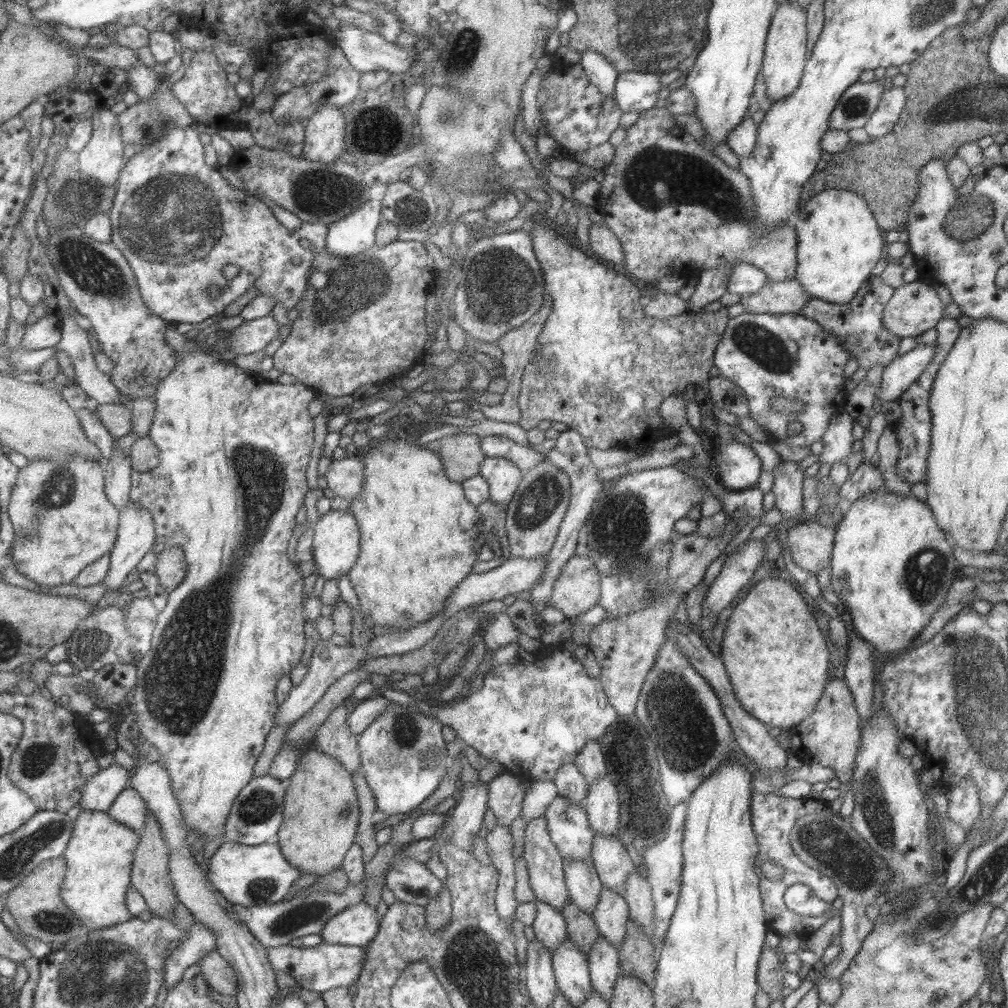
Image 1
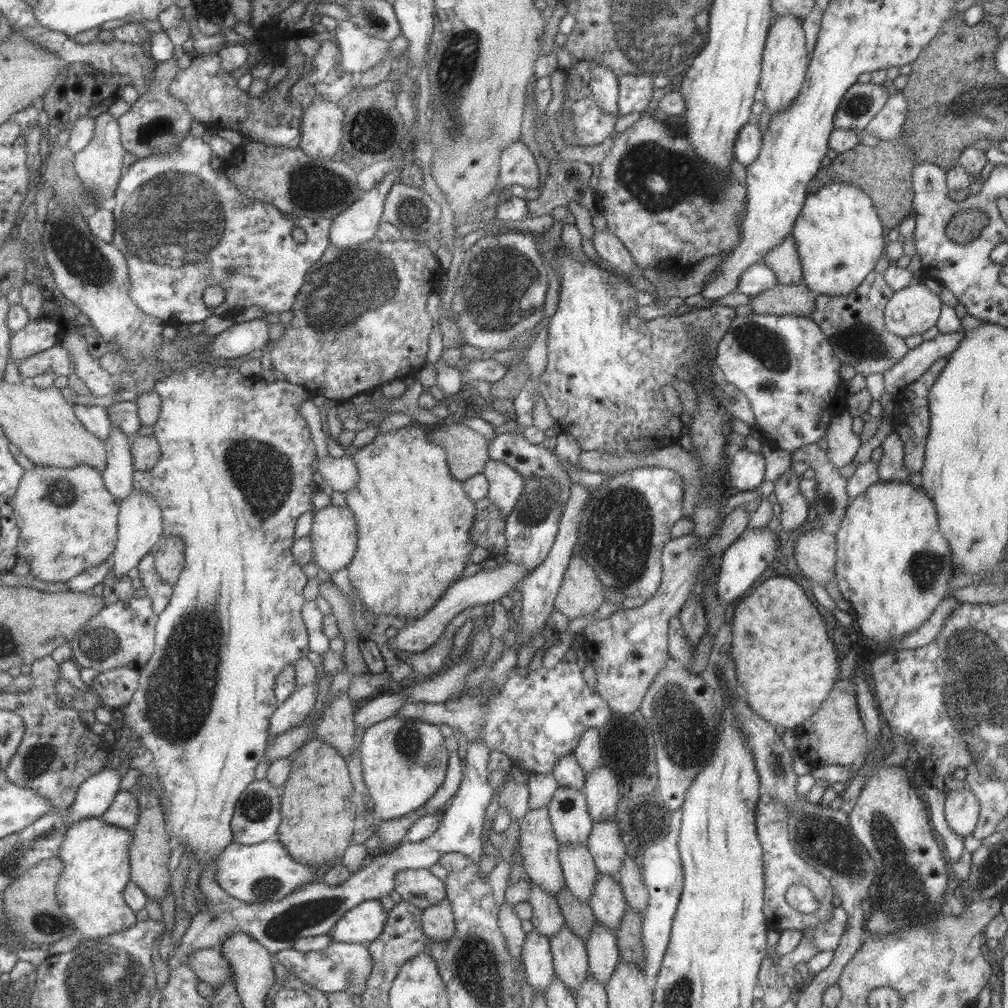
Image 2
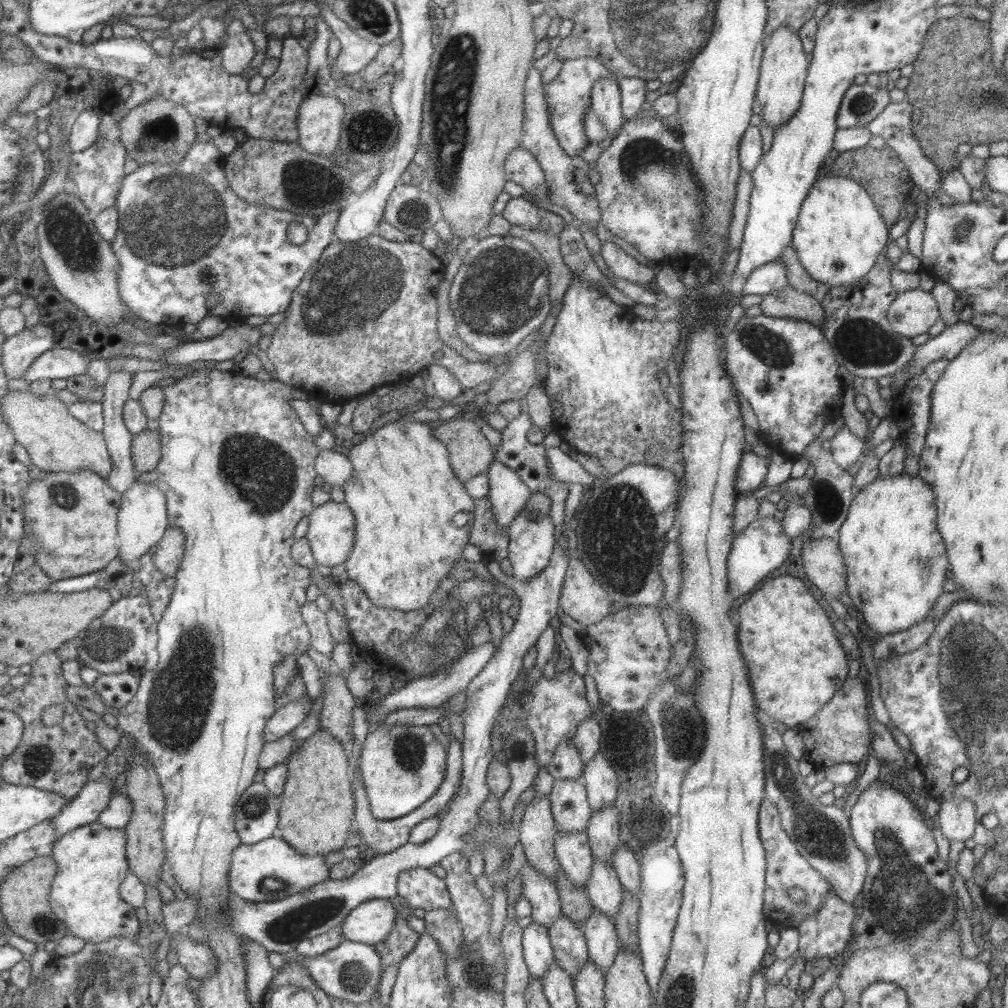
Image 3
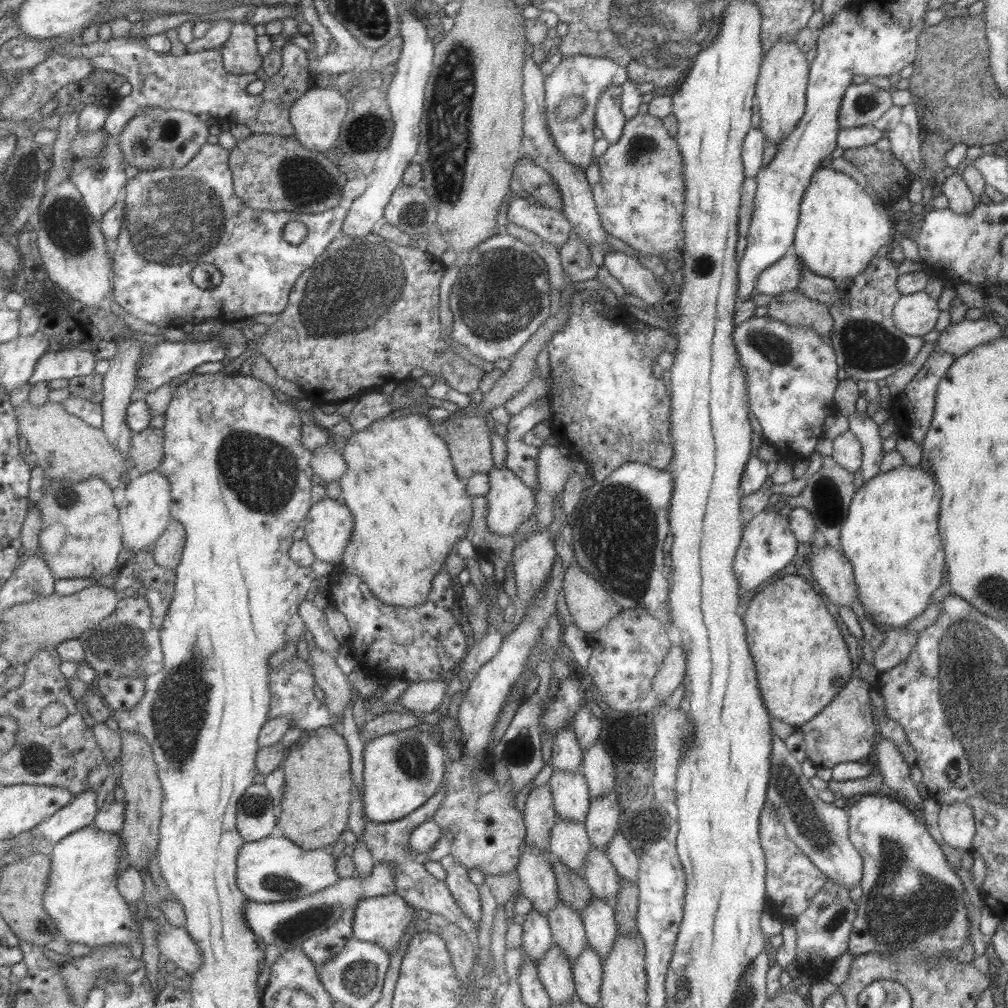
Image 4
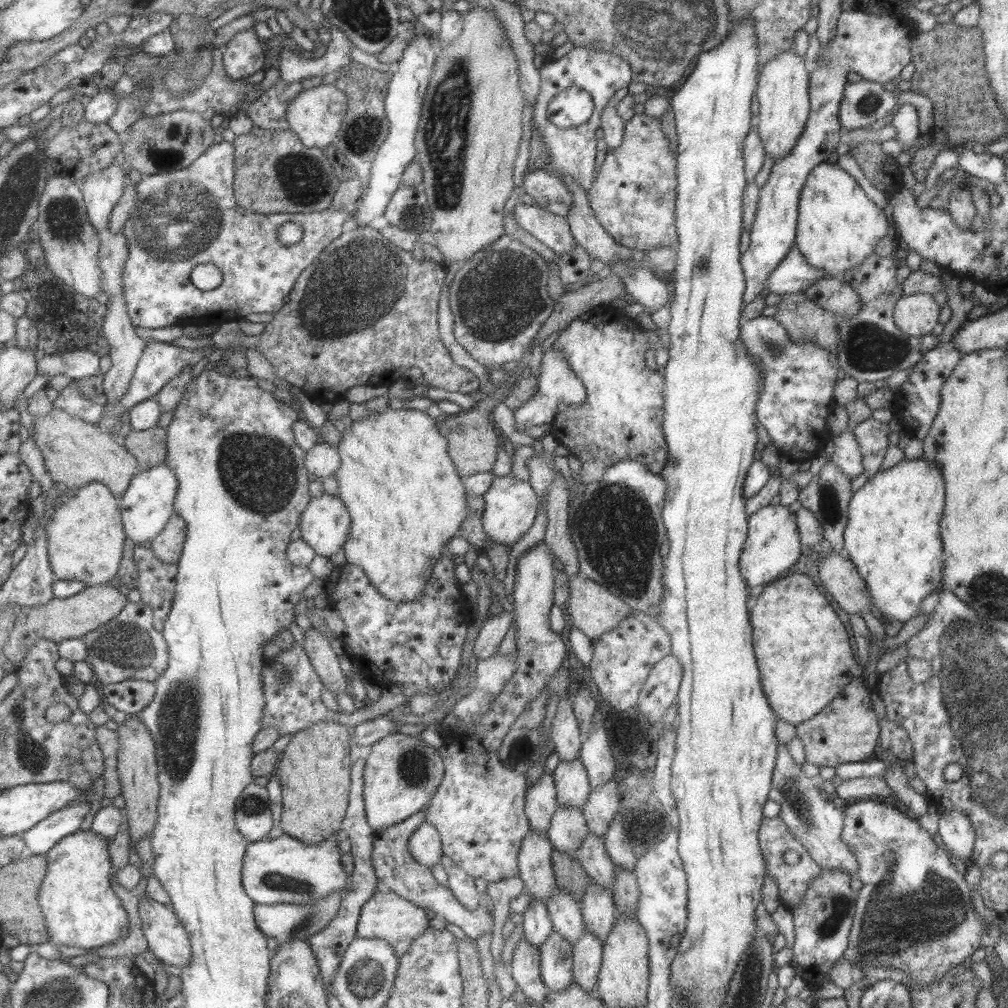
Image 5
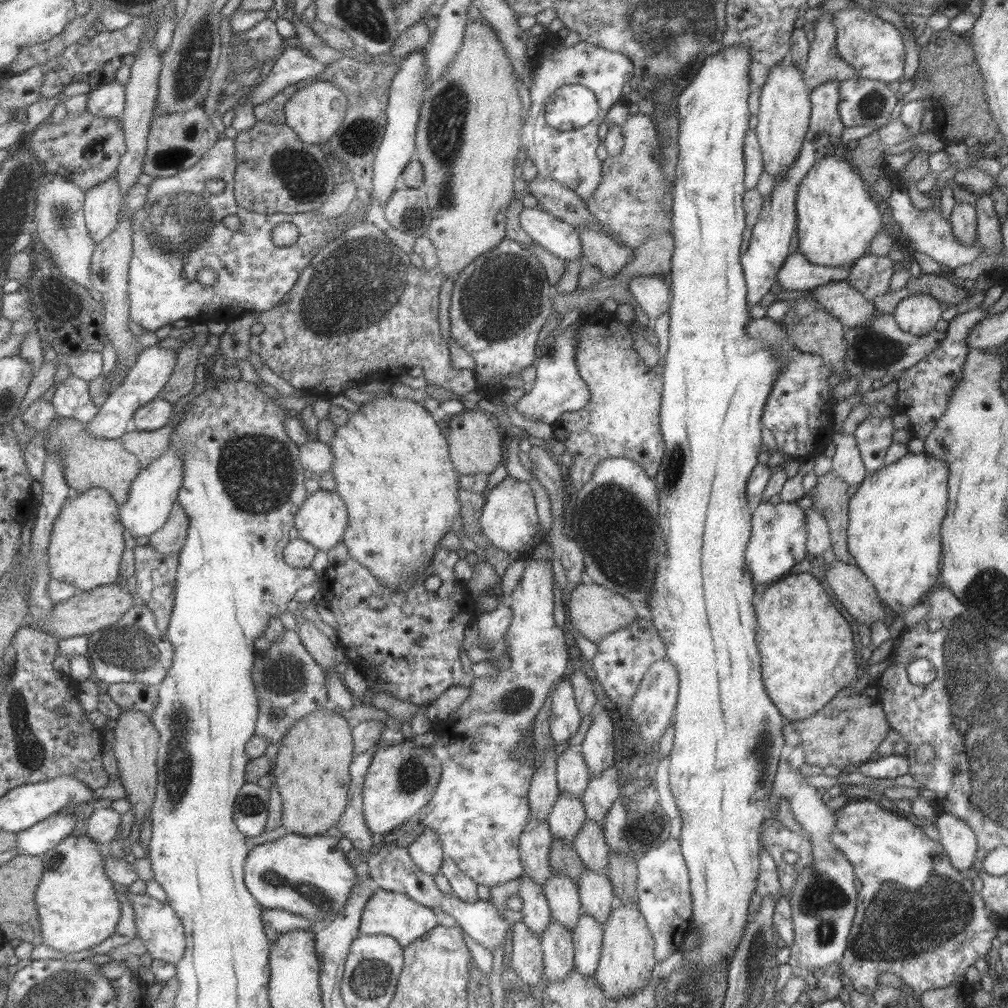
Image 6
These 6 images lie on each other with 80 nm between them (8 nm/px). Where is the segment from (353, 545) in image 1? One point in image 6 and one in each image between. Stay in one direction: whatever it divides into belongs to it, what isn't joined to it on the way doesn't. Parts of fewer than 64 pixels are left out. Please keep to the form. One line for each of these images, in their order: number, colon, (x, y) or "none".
2: (333, 531)
3: (330, 532)
4: (328, 527)
5: (324, 524)
6: (321, 521)

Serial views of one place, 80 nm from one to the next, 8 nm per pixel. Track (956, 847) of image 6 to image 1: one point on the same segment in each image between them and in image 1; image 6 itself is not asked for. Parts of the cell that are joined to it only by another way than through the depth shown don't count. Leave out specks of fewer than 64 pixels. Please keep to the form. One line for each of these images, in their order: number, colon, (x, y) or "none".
1: (963, 806)
2: (960, 809)
3: (956, 816)
4: (956, 825)
5: (954, 829)

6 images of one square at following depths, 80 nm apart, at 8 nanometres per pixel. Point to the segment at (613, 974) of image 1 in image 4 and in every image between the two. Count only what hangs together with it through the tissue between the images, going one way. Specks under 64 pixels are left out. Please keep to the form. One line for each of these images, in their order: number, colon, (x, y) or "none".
2: (602, 952)
3: (602, 944)
4: (600, 928)

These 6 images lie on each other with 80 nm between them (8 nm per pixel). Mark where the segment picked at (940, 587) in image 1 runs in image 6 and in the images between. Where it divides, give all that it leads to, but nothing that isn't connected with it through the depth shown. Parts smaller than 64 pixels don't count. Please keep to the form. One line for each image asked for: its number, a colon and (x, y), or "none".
2: (892, 565)
3: (895, 561)
4: (890, 536)
5: (892, 537)
6: (893, 535)

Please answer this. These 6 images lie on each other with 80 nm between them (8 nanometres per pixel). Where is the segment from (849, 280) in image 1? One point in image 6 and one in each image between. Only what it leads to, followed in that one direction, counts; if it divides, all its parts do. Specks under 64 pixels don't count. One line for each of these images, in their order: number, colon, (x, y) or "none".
2: (838, 236)
3: (839, 232)
4: (839, 230)
5: (837, 227)
6: (836, 218)

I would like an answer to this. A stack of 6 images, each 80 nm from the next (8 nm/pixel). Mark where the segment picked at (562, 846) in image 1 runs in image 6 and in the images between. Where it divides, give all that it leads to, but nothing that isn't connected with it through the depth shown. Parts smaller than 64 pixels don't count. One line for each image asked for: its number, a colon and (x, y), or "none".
2: (570, 823)
3: (568, 800)
4: (569, 791)
5: (570, 780)
6: (572, 774)

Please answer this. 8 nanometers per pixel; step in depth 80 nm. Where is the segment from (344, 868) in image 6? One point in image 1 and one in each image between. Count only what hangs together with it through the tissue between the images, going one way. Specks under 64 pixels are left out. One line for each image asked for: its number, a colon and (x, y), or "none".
1: (246, 875)
2: (265, 872)
3: (272, 869)
4: (274, 869)
5: (282, 870)

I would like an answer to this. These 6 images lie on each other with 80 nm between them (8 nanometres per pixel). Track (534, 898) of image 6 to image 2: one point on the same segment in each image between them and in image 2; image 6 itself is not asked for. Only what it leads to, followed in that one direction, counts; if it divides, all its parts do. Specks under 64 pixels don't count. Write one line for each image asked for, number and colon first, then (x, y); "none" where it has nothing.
2: (538, 970)
3: (537, 951)
4: (536, 935)
5: (536, 925)

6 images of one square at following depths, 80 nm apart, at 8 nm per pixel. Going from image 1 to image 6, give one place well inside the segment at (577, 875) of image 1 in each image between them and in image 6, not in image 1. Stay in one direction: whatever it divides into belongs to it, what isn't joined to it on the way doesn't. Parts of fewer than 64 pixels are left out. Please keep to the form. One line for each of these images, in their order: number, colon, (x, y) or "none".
2: (578, 869)
3: (572, 850)
4: (569, 844)
5: (567, 829)
6: (566, 818)

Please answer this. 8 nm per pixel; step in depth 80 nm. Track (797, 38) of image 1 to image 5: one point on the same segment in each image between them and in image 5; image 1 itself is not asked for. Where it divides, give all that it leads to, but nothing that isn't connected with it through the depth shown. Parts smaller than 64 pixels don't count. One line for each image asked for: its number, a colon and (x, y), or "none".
2: (784, 62)
3: (784, 66)
4: (780, 90)
5: (781, 89)

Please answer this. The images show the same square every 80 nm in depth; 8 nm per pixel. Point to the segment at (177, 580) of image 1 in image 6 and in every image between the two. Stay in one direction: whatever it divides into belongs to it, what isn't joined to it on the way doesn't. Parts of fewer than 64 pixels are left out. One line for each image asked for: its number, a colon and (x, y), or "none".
2: (171, 556)
3: (170, 552)
4: (169, 550)
5: (169, 546)
6: (171, 539)

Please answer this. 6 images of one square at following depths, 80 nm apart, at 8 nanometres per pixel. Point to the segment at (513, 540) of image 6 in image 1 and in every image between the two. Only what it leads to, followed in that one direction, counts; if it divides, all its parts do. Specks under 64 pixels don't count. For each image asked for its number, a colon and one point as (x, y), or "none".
1: (502, 476)
2: (504, 483)
3: (507, 492)
4: (510, 502)
5: (510, 507)

